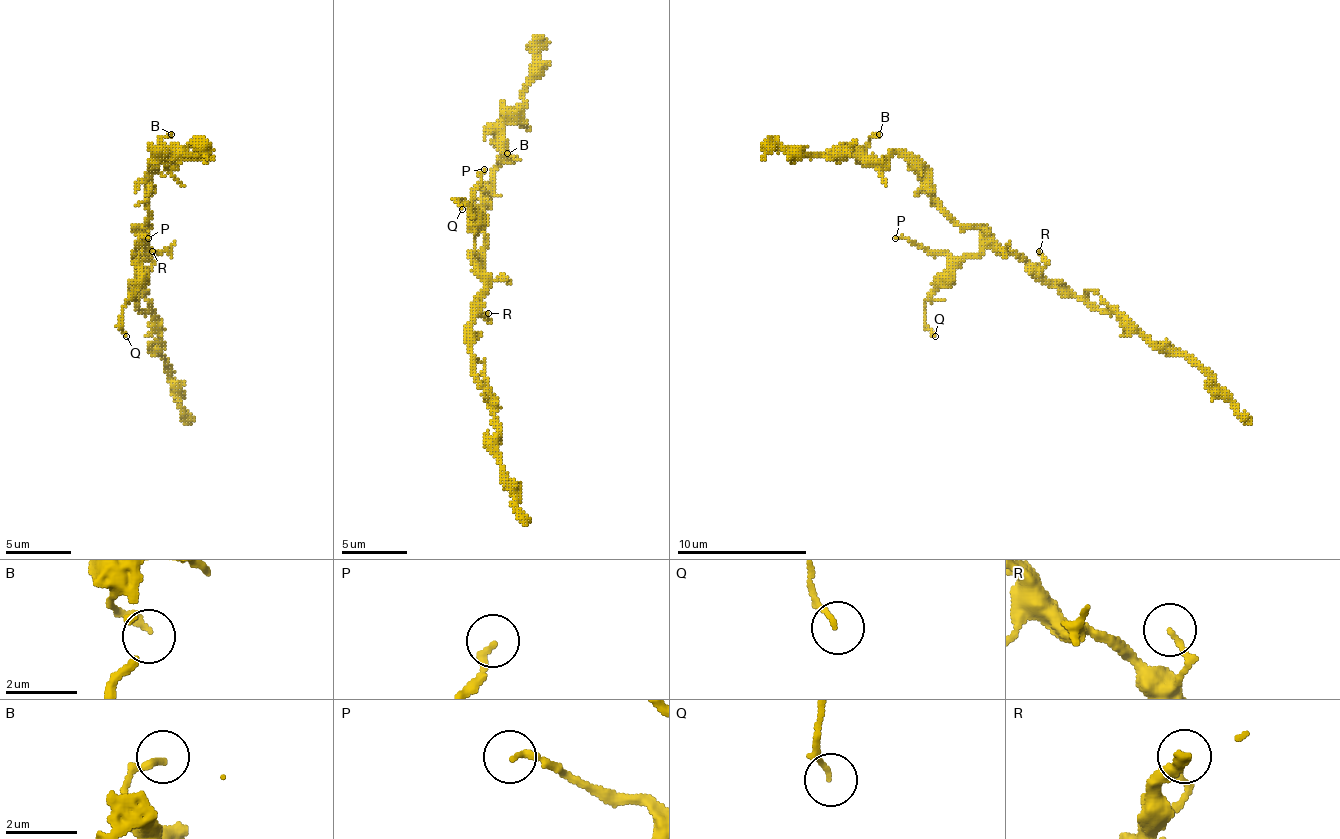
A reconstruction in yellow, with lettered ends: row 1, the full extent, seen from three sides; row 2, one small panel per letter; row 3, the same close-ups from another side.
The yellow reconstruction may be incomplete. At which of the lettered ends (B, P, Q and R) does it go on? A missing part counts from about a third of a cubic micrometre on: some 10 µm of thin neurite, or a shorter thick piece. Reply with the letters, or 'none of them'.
none of them

